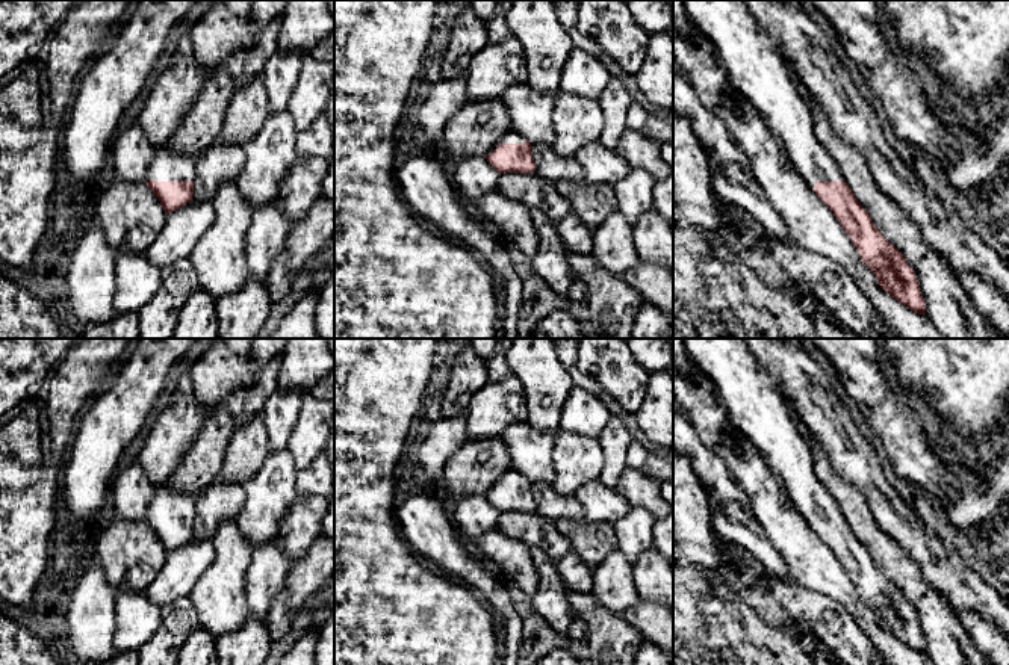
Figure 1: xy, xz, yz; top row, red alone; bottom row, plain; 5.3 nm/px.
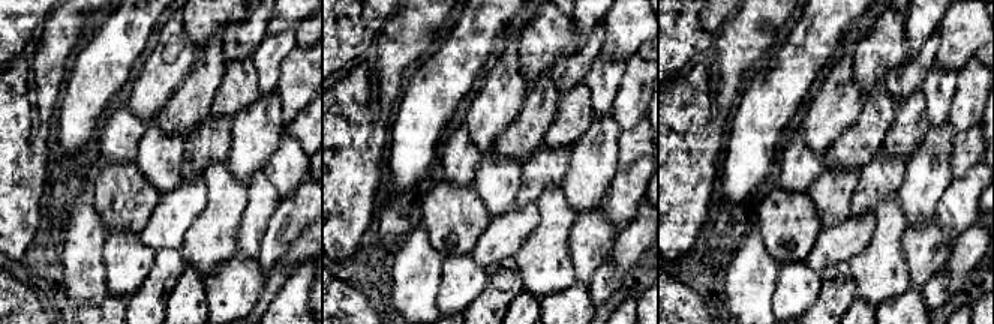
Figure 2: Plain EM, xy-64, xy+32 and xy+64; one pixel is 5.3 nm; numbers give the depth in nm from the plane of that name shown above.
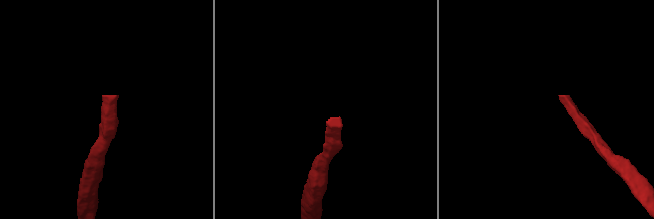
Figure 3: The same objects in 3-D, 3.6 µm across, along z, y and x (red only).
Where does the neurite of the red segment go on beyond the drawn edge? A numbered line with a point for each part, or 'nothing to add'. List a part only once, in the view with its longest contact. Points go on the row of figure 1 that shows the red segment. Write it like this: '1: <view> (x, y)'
1: xy (167, 165)

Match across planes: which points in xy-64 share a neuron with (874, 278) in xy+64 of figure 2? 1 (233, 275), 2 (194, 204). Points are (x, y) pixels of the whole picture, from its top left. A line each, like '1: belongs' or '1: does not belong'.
1: does not belong
2: does not belong

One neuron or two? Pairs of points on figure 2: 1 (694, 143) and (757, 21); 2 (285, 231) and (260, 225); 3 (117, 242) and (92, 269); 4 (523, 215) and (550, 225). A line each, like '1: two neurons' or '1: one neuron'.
1: one neuron
2: two neurons
3: two neurons
4: two neurons

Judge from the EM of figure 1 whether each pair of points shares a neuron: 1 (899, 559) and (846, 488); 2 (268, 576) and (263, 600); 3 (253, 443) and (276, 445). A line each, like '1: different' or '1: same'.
1: same
2: same
3: different

